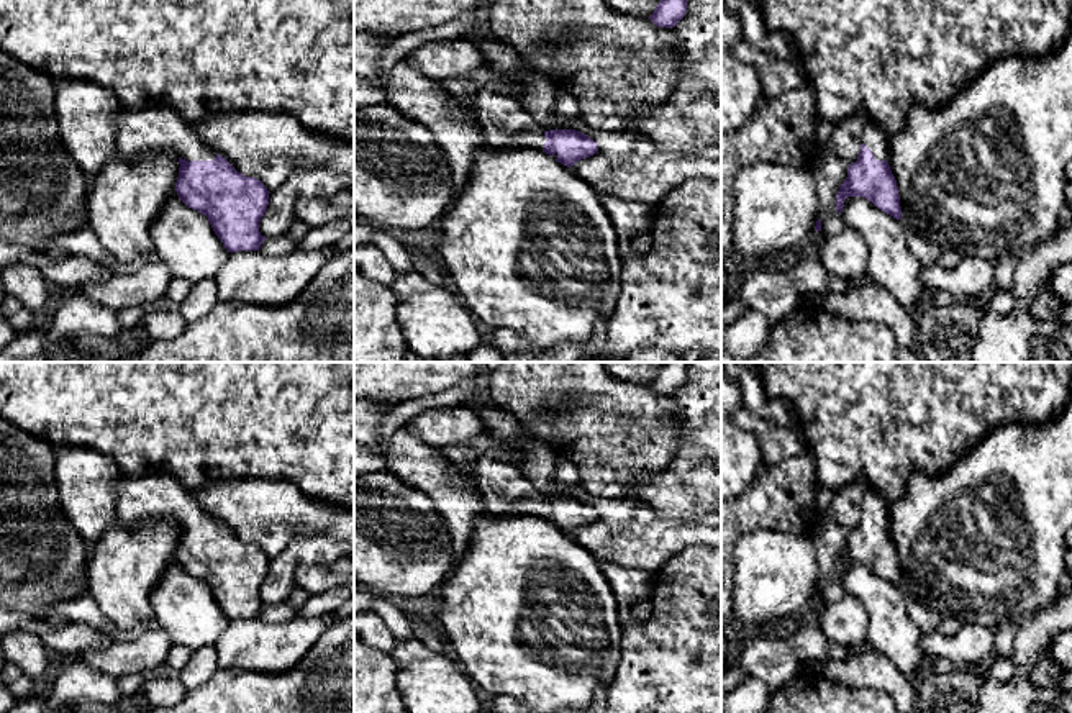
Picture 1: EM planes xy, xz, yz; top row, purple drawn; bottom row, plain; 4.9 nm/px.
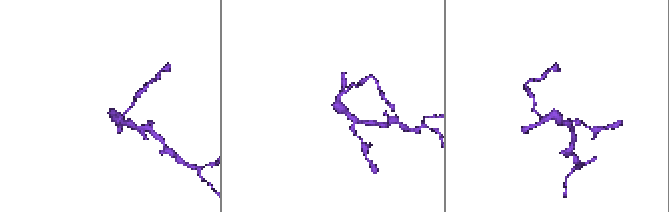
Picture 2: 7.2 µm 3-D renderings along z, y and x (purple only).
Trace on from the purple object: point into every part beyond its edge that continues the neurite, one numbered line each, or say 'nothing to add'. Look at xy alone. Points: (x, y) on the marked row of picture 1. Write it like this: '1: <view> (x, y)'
1: xy (149, 128)

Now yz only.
1: yz (874, 138)

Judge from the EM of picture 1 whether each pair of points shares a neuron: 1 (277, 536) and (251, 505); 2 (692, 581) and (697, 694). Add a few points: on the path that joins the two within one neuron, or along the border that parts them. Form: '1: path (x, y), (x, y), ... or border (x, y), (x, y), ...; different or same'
1: path (271, 528), (259, 513); same
2: path (692, 608), (692, 656), (689, 661), (694, 666); same

